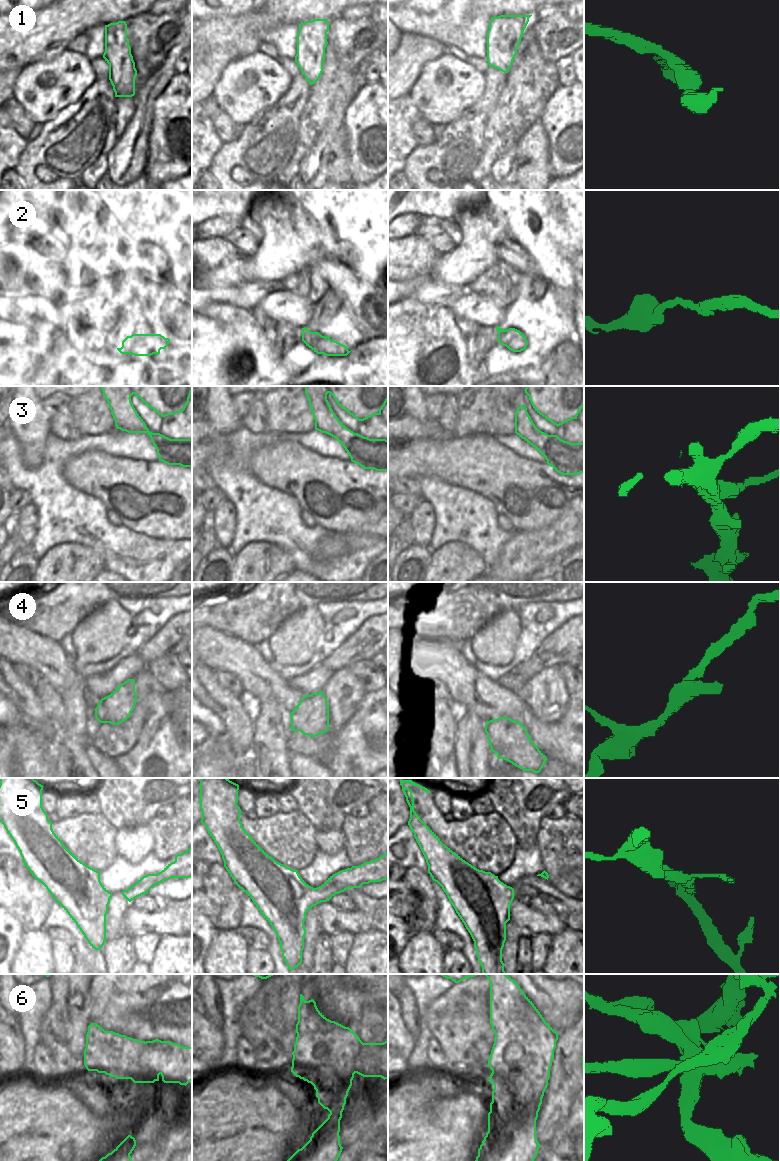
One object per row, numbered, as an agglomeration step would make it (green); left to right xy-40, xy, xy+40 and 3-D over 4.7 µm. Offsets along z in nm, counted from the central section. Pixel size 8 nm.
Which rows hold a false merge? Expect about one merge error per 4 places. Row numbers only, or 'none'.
6

